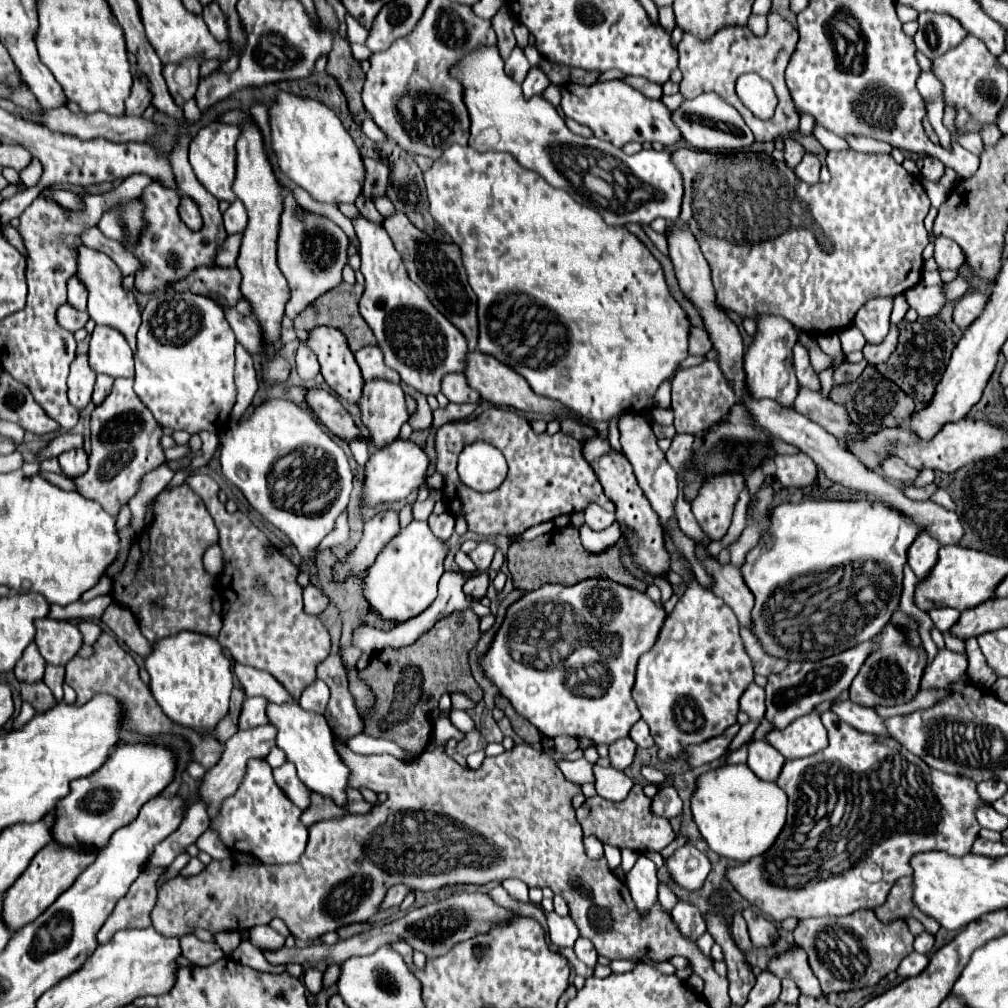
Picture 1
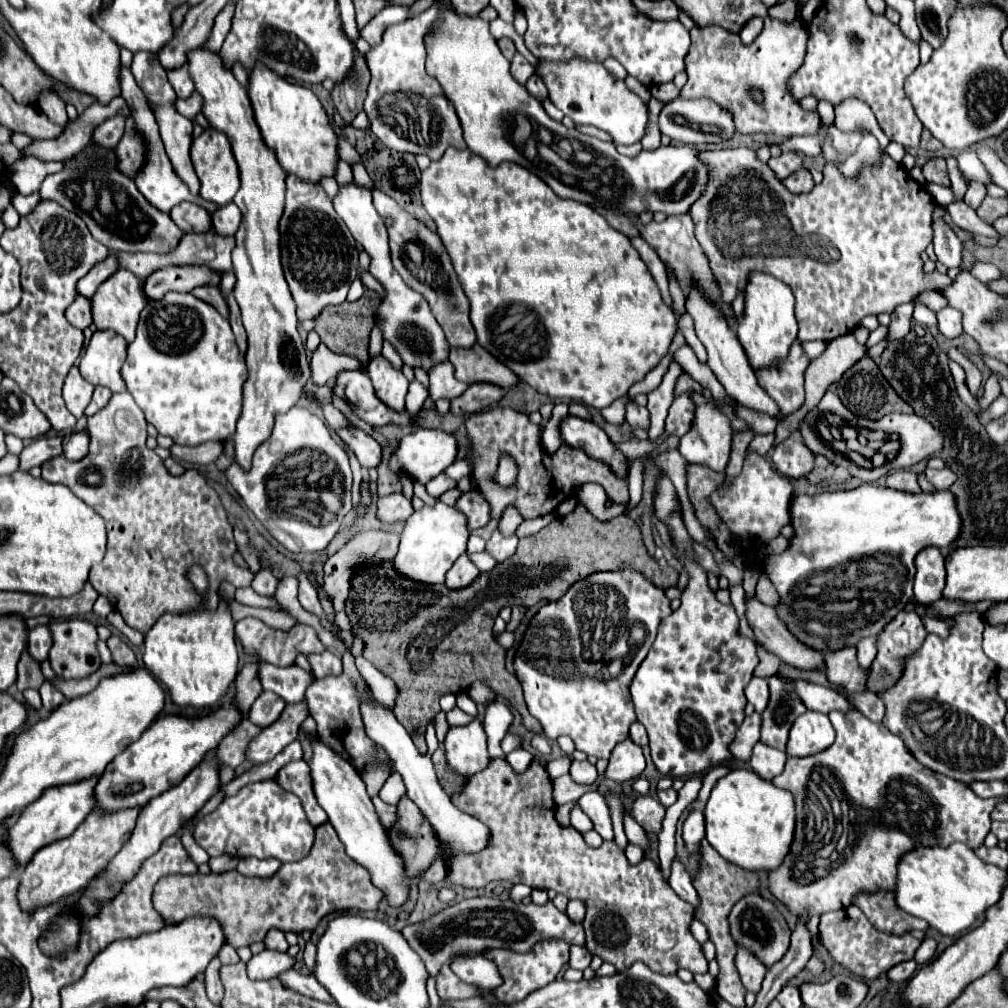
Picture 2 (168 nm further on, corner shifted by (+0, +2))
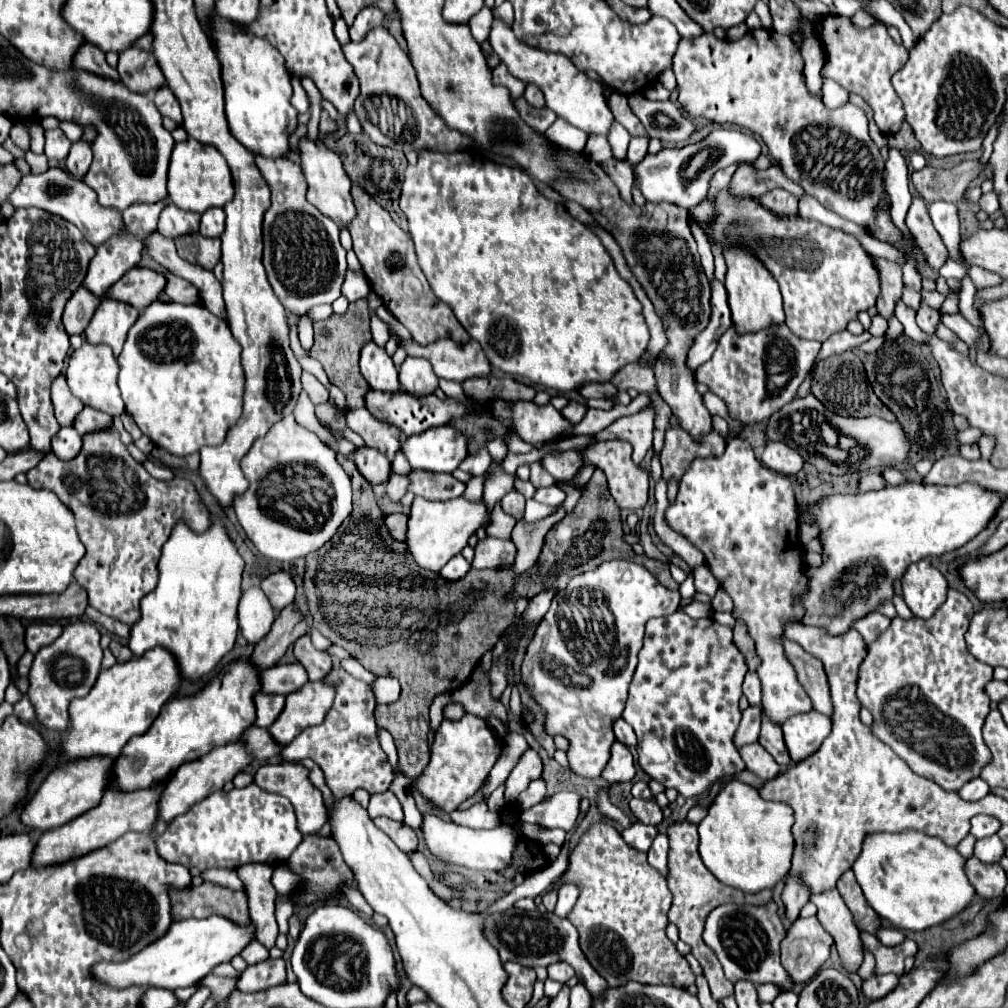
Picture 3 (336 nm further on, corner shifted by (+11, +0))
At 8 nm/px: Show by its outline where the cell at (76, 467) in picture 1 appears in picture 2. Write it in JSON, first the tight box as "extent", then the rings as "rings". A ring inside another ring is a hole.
{"extent":[64,431,88,461],"rings":[[[78,431],[68,435],[64,439],[64,457],[68,461],[80,461],[84,459],[84,455],[88,455],[88,433]]]}

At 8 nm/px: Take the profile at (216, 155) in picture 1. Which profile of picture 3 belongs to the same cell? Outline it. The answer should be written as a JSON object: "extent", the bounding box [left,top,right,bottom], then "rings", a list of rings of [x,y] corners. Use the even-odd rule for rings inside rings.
{"extent":[167,137,233,213],"rings":[[[193,137],[183,143],[177,143],[171,153],[169,163],[169,181],[167,181],[169,199],[179,207],[193,213],[205,213],[211,207],[223,207],[233,199],[233,179],[229,167],[221,153],[213,145],[205,145]]]}

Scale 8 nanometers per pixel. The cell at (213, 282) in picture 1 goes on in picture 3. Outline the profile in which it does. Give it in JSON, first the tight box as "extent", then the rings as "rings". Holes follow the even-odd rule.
{"extent":[107,267,165,311],"rings":[[[135,267],[125,273],[109,291],[107,297],[117,299],[121,303],[129,303],[135,309],[143,311],[149,307],[165,287],[165,277],[157,271]]]}

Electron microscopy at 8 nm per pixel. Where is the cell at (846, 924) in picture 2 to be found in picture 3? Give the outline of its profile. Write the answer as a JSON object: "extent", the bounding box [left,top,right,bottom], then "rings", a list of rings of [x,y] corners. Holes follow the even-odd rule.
{"extent":[861,933,917,977],"rings":[[[861,933],[861,941],[863,941],[863,947],[867,947],[873,955],[875,955],[875,961],[877,961],[877,967],[875,967],[875,973],[895,973],[897,977],[903,975],[903,961],[911,955],[915,955],[917,951],[917,945],[915,941],[911,939],[905,939],[901,945],[895,945],[895,947],[885,947],[879,943],[879,939],[871,933]]]}

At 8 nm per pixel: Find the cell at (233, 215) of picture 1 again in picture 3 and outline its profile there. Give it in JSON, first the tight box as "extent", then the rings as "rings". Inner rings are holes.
{"extent":[199,209,225,237],"rings":[[[209,209],[201,215],[201,227],[199,233],[203,237],[221,237],[225,229],[225,213],[223,209]]]}

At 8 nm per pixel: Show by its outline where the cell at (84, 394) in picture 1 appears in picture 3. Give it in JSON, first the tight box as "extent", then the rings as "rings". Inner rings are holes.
{"extent":[51,375,83,427],"rings":[[[59,375],[55,381],[53,381],[53,387],[51,387],[51,399],[53,399],[53,405],[55,405],[55,417],[59,421],[61,427],[65,425],[73,425],[75,417],[81,413],[83,409],[83,403],[71,395],[67,383],[65,383],[65,377]]]}

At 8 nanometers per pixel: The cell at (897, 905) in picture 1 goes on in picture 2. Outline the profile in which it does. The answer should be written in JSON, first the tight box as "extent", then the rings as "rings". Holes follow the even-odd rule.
{"extent":[854,891,928,935],"rings":[[[880,891],[874,895],[856,895],[854,905],[858,905],[868,917],[868,921],[884,933],[904,935],[912,929],[928,929],[928,923],[924,923],[922,919],[916,919],[906,911],[900,911],[900,907],[896,907],[894,893],[888,891]]]}

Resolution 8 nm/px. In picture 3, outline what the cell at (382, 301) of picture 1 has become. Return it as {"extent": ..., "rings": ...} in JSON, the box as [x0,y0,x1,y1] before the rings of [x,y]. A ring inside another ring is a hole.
{"extent":[299,137,355,229],"rings":[[[309,137],[299,141],[299,155],[301,155],[301,169],[307,181],[307,199],[327,217],[331,217],[341,229],[355,217],[355,205],[351,199],[351,179],[347,177],[341,159],[337,153],[327,149],[323,143],[315,143]]]}

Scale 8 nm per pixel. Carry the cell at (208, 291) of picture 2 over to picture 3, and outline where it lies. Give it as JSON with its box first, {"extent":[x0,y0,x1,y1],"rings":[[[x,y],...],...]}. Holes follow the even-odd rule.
{"extent":[163,271,199,303],"rings":[[[165,271],[163,275],[167,279],[165,293],[173,301],[177,301],[177,303],[199,303],[199,293],[197,293],[197,289],[189,281],[185,281],[185,279],[169,273],[169,271]]]}

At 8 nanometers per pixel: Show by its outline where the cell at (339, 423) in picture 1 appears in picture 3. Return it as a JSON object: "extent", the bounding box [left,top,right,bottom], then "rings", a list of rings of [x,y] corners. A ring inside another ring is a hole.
{"extent":[353,447,391,485],"rings":[[[369,447],[357,449],[353,461],[357,463],[361,475],[365,475],[365,479],[371,481],[373,485],[387,483],[391,477],[391,461],[383,453],[377,453],[377,449],[369,449]]]}

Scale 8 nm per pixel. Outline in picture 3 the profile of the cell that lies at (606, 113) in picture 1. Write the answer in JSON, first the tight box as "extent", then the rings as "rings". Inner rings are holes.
{"extent":[489,15,615,135],"rings":[[[493,15],[489,43],[515,77],[519,77],[525,83],[537,85],[545,93],[547,107],[553,109],[561,119],[569,121],[571,125],[583,129],[589,135],[591,133],[607,135],[615,117],[607,105],[607,99],[603,97],[603,89],[599,87],[597,81],[587,79],[587,75],[579,71],[567,57],[561,57],[557,53],[545,53],[541,49],[533,49],[525,45],[523,41],[517,41],[511,27],[505,21],[501,21],[497,15]]]}

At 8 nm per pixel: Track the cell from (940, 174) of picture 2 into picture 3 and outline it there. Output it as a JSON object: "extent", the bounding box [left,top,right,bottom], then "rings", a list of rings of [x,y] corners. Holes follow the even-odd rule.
{"extent":[911,161,985,203],"rings":[[[965,161],[949,171],[945,169],[935,169],[935,167],[925,167],[921,171],[913,171],[911,181],[917,189],[917,193],[927,201],[949,201],[957,203],[969,183],[983,171],[985,165],[979,161]]]}

